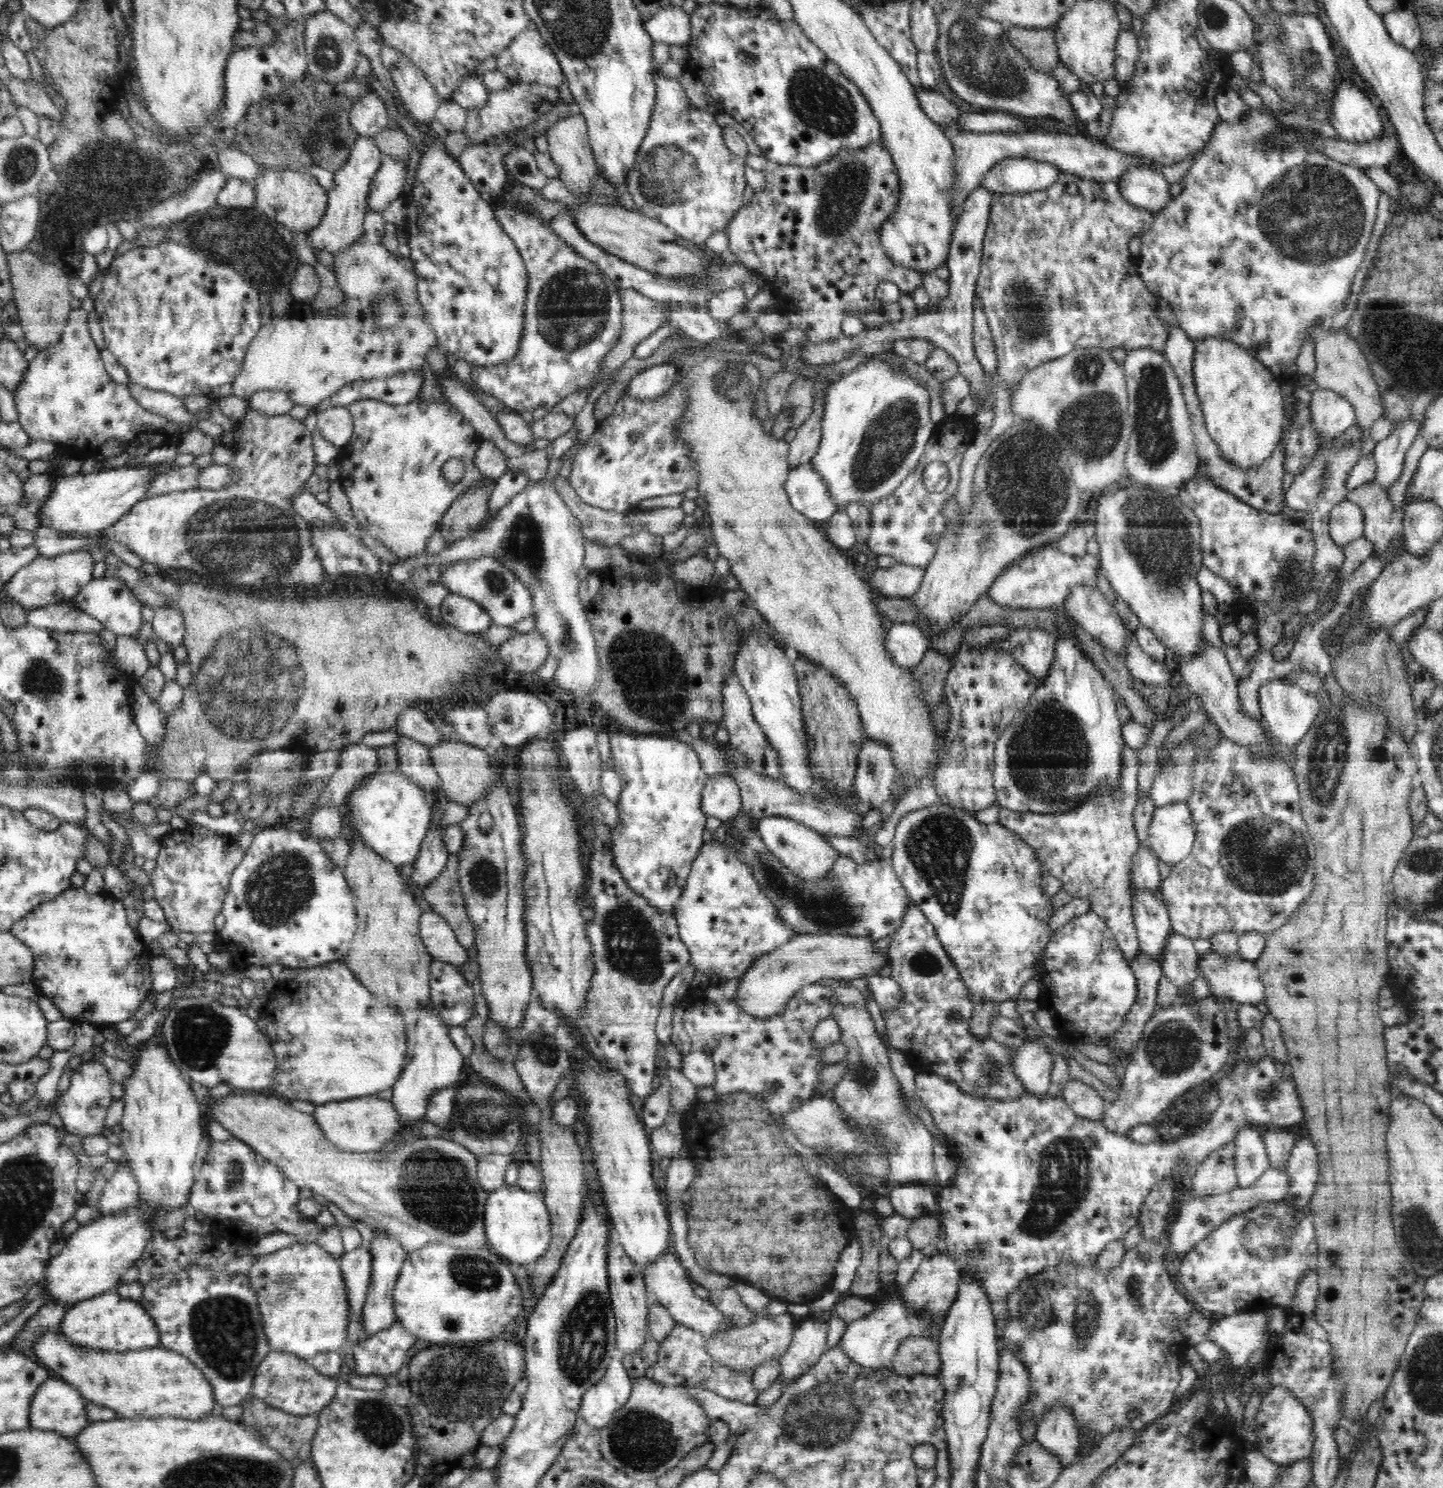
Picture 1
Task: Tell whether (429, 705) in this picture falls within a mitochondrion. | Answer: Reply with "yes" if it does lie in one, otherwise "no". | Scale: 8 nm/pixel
no

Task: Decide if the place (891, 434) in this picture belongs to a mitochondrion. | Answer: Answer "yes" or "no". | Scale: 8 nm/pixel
yes

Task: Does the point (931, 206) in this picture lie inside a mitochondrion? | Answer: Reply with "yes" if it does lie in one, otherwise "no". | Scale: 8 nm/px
no

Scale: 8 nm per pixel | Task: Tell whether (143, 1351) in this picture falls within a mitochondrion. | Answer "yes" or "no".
no

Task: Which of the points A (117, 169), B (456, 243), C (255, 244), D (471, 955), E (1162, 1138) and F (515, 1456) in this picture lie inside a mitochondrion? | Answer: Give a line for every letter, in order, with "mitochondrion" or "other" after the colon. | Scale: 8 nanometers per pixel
A: mitochondrion
B: other
C: mitochondrion
D: other
E: other
F: other

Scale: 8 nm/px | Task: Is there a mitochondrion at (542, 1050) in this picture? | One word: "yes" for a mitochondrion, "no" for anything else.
yes

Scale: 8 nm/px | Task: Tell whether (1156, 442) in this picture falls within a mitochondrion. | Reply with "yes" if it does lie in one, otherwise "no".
yes

